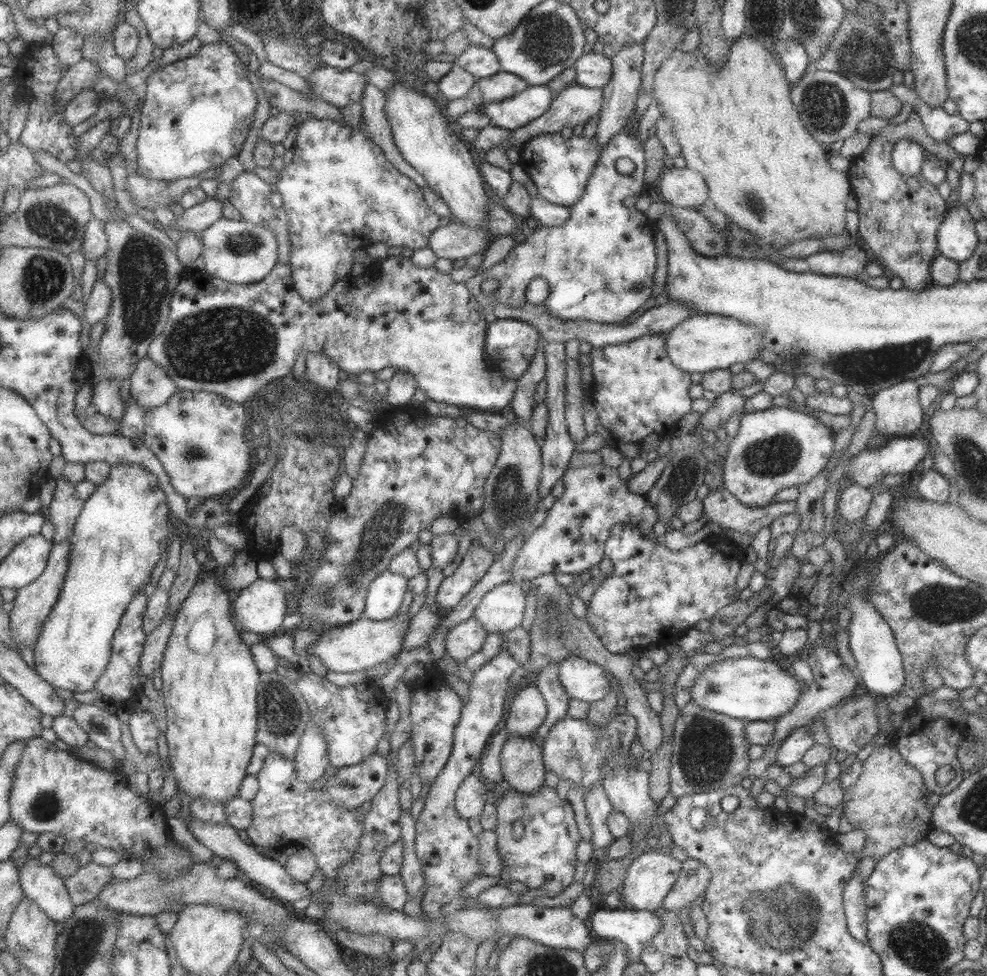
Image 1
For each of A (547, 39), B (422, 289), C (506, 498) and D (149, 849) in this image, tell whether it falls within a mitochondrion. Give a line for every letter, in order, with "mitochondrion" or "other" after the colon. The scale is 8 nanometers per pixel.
A: mitochondrion
B: other
C: mitochondrion
D: other

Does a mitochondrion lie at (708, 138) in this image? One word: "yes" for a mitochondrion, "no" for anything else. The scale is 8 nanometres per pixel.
no

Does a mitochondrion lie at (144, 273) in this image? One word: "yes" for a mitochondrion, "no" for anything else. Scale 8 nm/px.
yes

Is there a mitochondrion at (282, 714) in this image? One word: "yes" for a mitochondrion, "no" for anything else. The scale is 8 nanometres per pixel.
yes

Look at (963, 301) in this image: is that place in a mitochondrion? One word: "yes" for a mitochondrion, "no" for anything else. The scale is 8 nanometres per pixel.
no

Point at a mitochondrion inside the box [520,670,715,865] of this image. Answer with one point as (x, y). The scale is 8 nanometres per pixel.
(570, 755)

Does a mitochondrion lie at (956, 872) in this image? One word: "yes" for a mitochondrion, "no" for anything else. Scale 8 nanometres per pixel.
no

